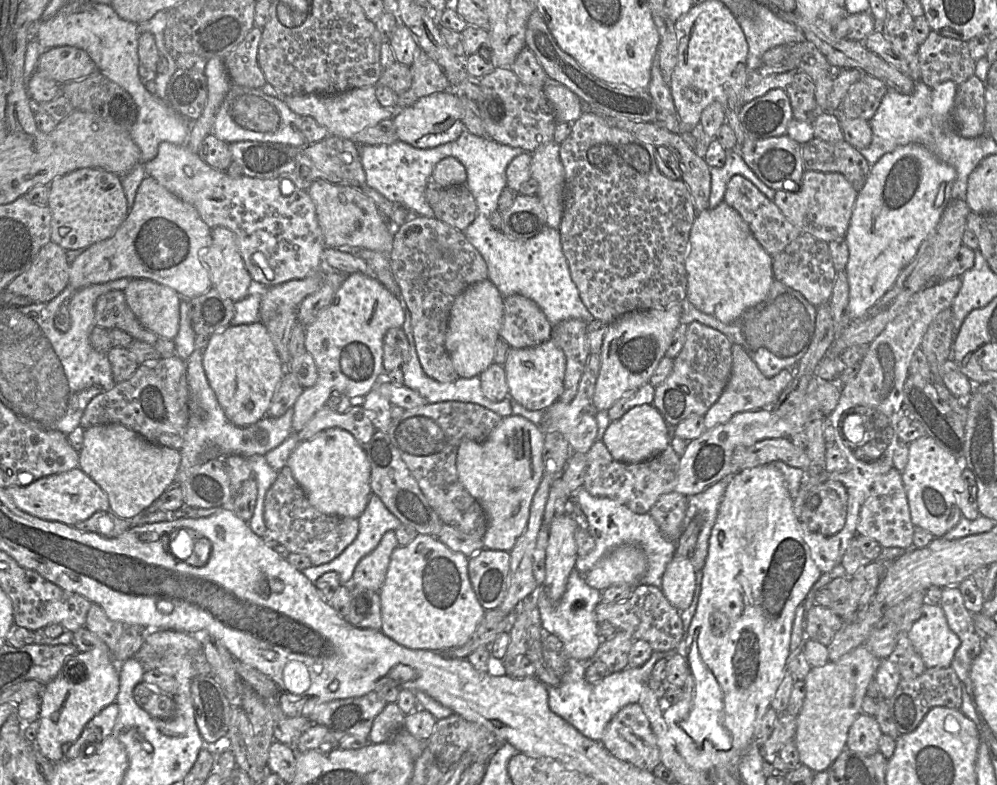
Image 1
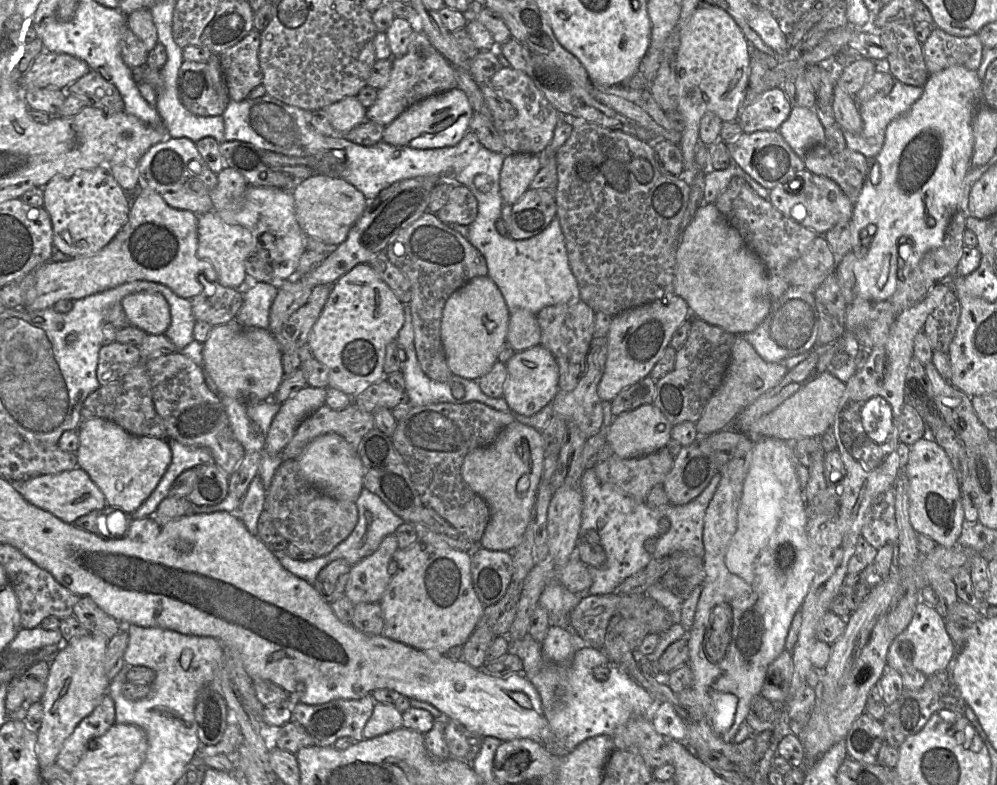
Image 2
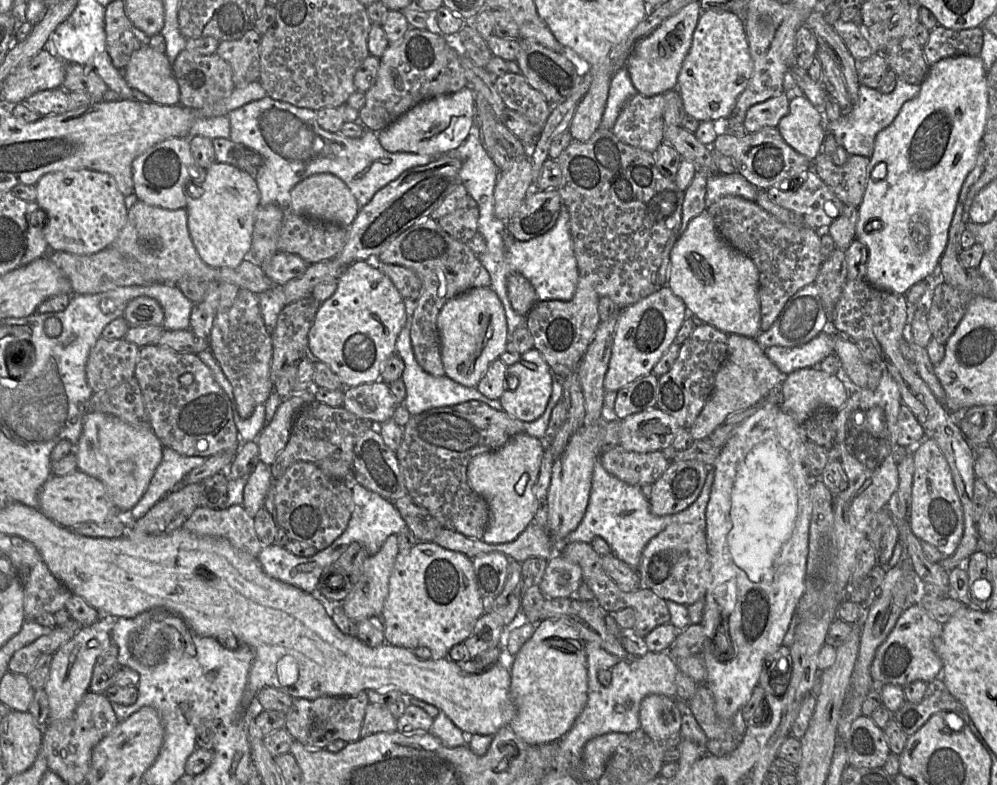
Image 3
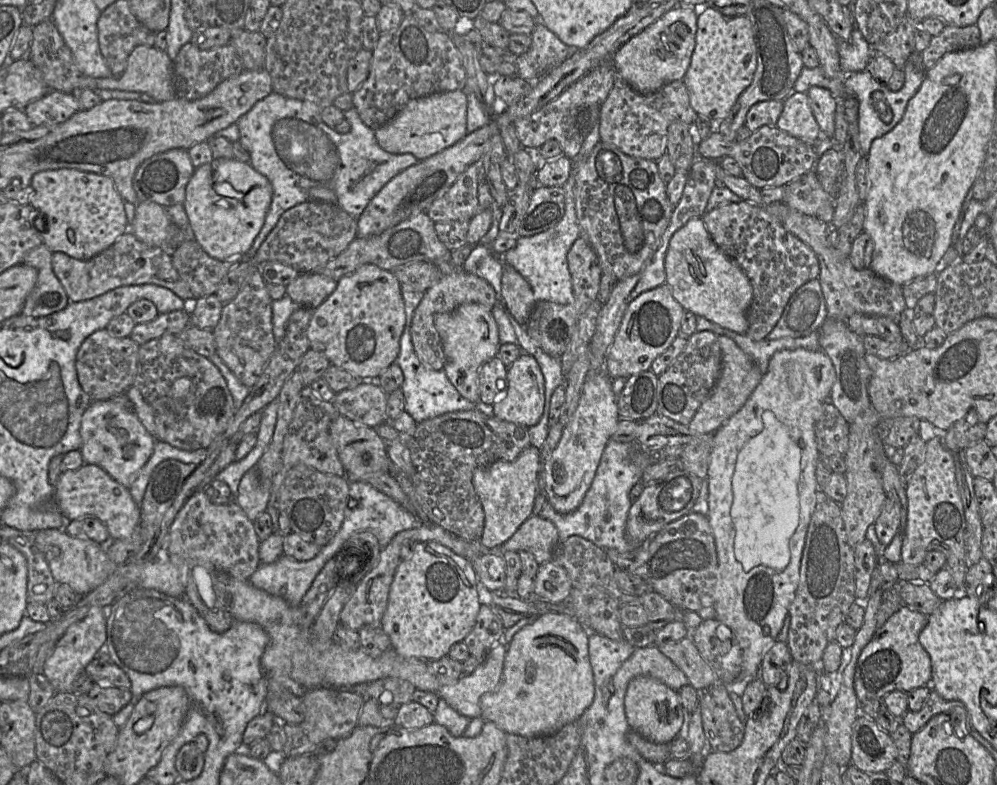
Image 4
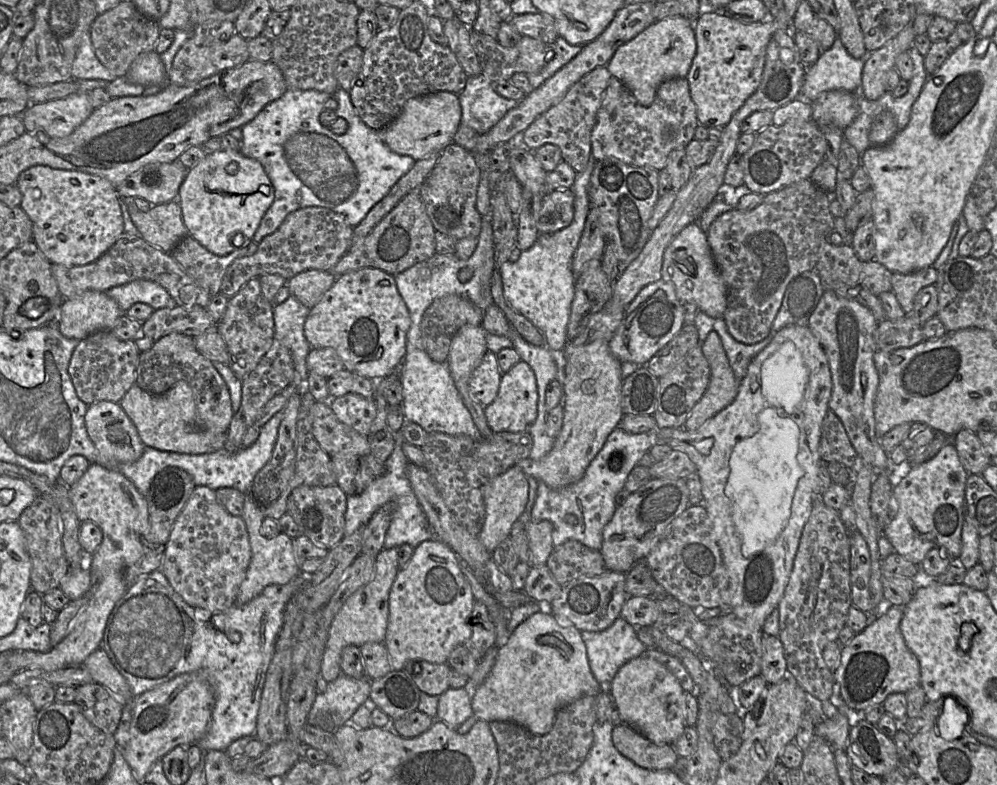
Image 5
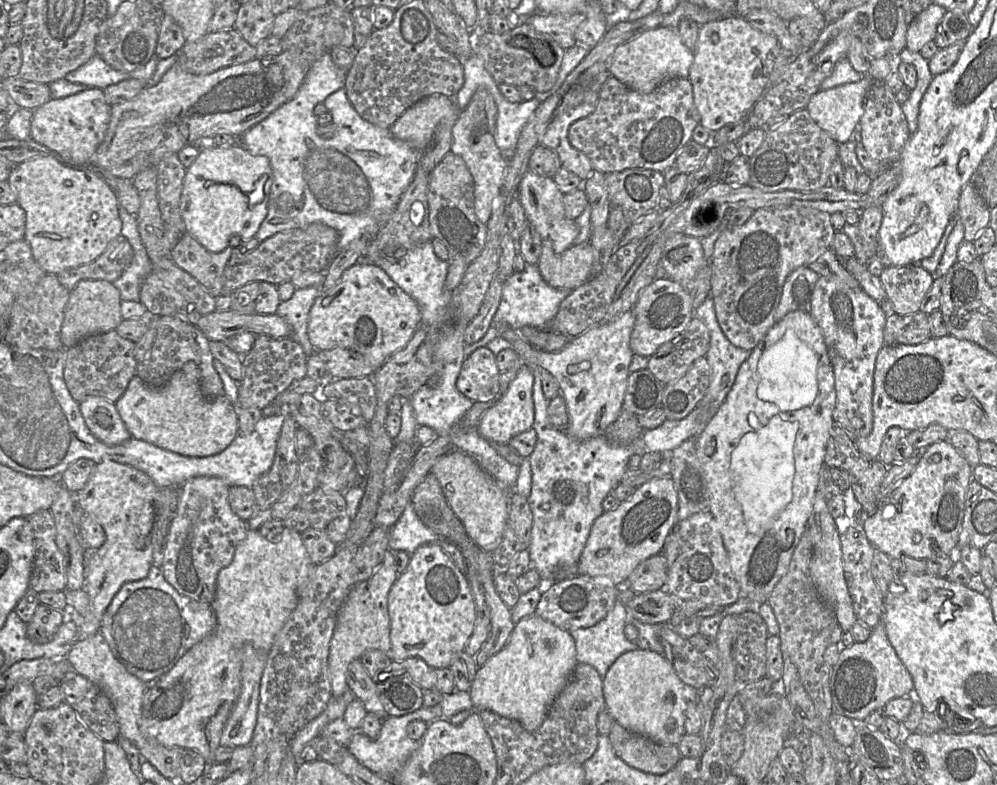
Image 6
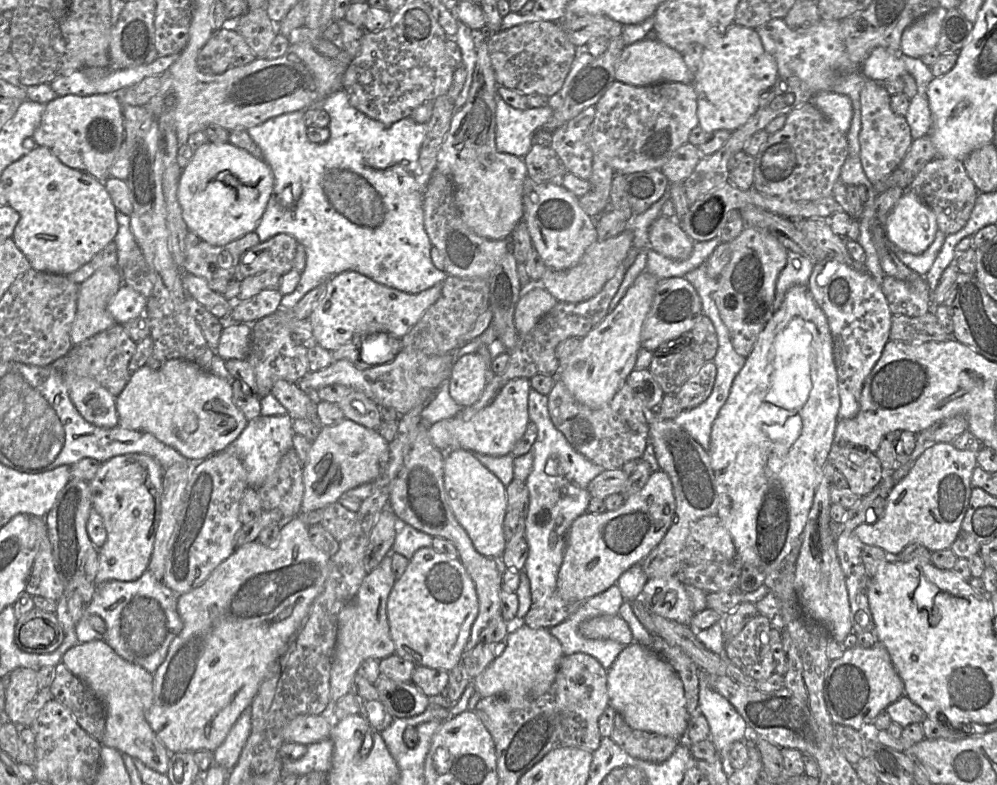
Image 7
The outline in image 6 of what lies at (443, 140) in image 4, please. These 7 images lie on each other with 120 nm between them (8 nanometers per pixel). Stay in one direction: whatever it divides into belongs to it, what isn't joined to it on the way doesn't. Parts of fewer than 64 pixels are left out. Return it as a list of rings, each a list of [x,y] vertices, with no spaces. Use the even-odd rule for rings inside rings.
[[[435,93],[417,101],[406,109],[389,127],[394,137],[407,142],[417,151],[423,151],[431,142],[442,118],[453,109],[454,99]]]

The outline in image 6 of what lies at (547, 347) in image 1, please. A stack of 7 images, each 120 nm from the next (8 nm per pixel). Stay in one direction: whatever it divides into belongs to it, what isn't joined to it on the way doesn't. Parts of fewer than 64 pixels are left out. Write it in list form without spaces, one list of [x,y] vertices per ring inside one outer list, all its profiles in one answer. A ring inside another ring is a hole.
[[[524,365],[502,397],[482,415],[476,426],[477,432],[490,443],[507,444],[513,437],[533,428],[533,383],[533,371]]]

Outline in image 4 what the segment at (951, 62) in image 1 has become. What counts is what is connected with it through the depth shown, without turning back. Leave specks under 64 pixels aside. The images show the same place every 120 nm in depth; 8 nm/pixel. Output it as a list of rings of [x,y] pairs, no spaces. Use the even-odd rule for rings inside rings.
[[[976,24],[965,27],[946,25],[938,35],[931,36],[929,46],[921,52],[925,70],[932,68],[946,53],[981,45]]]

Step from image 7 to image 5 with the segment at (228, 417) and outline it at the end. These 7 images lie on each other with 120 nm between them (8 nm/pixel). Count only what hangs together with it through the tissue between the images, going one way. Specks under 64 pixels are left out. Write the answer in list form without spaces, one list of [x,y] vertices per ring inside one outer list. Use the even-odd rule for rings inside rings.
[[[183,380],[161,395],[150,394],[135,383],[119,404],[147,447],[184,454],[207,454],[224,448],[226,433],[212,433],[197,426],[194,393],[191,386]]]

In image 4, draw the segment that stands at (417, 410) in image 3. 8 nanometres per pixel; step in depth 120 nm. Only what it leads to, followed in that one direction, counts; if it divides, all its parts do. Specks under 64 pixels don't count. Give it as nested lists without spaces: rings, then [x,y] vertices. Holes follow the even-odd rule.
[[[400,284],[405,310],[405,326],[400,337],[400,351],[396,363],[403,372],[401,390],[405,397],[405,411],[420,423],[425,420],[456,411],[478,410],[487,416],[493,416],[493,404],[485,404],[481,400],[470,402],[460,395],[447,378],[444,370],[433,370],[425,366],[417,357],[411,341],[410,327],[414,310],[420,303],[424,292],[416,291],[412,287]]]

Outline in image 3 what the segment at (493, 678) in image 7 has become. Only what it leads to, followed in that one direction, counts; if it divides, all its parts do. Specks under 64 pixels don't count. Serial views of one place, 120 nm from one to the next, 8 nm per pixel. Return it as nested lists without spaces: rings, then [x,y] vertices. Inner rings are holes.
[[[547,619],[536,625],[536,629],[532,637],[524,643],[518,653],[510,660],[510,697],[516,706],[516,715],[509,723],[508,727],[528,745],[538,745],[559,740],[570,730],[584,709],[588,698],[587,657],[585,652],[585,643],[586,642],[580,637],[578,631],[573,626],[562,621]]]

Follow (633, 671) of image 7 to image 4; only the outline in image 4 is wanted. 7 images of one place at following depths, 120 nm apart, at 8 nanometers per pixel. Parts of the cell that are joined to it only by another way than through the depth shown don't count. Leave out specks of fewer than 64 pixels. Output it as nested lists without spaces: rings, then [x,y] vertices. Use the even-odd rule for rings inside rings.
[[[638,676],[629,682],[624,710],[631,730],[655,743],[671,743],[683,727],[684,713],[678,692],[652,677]]]

